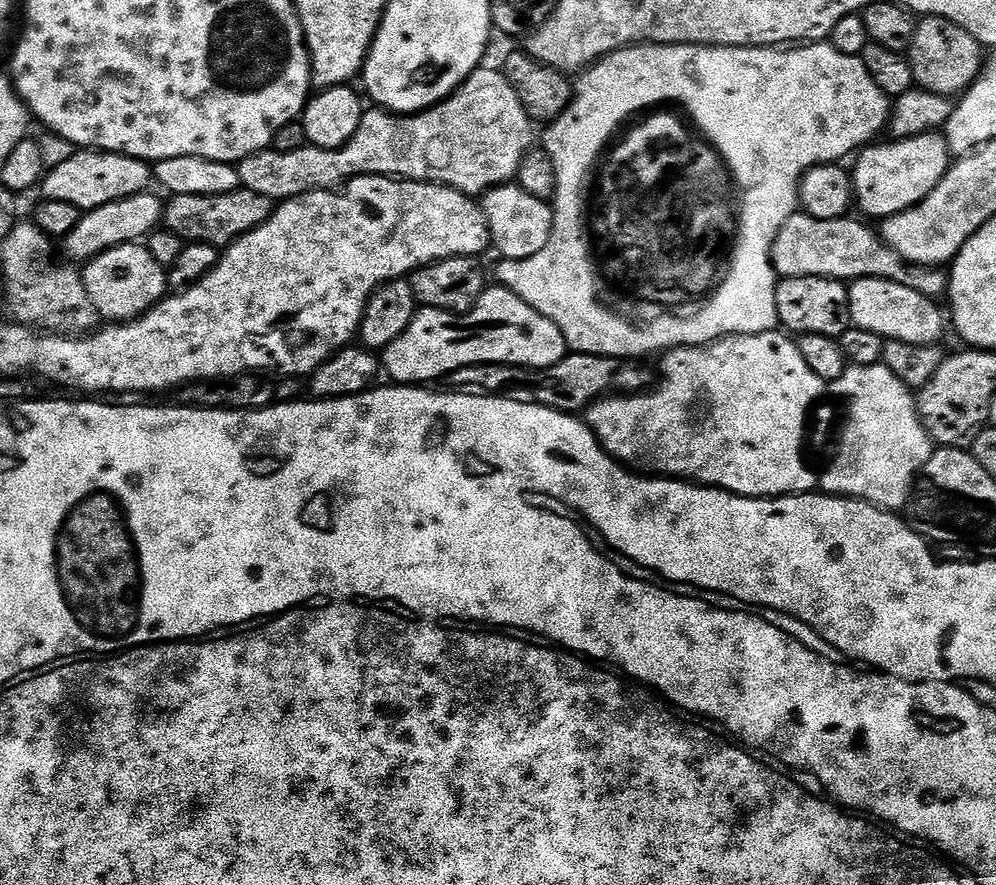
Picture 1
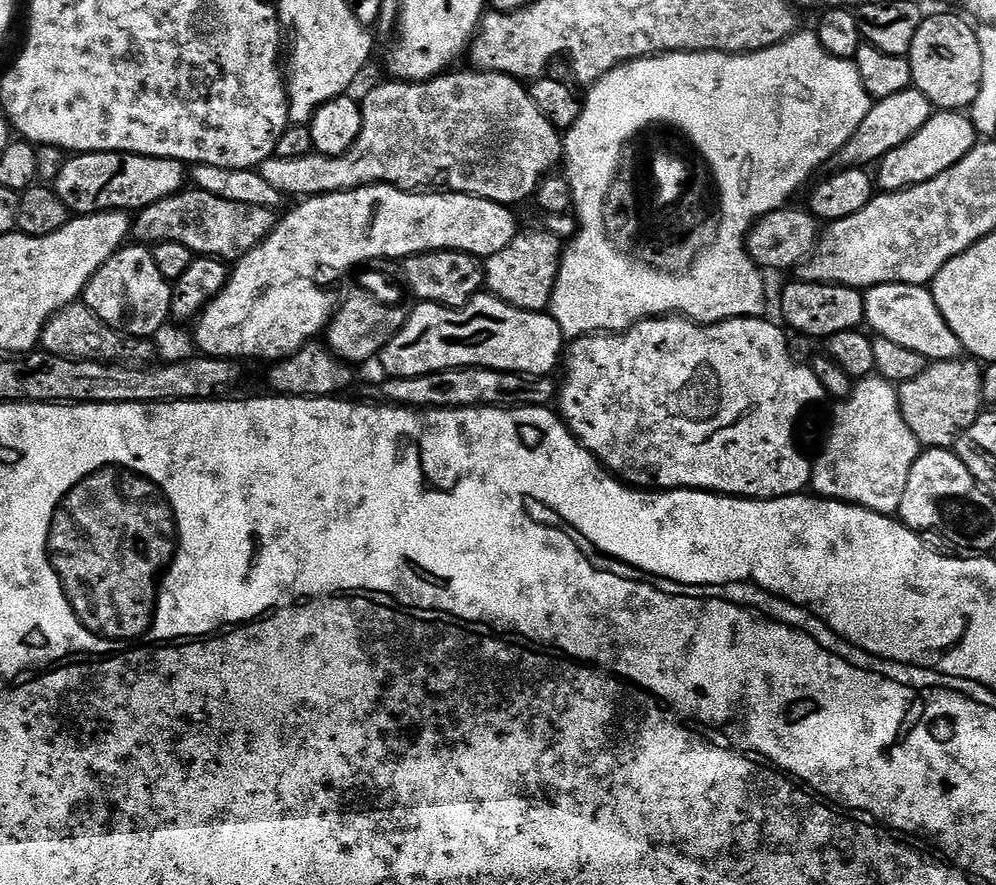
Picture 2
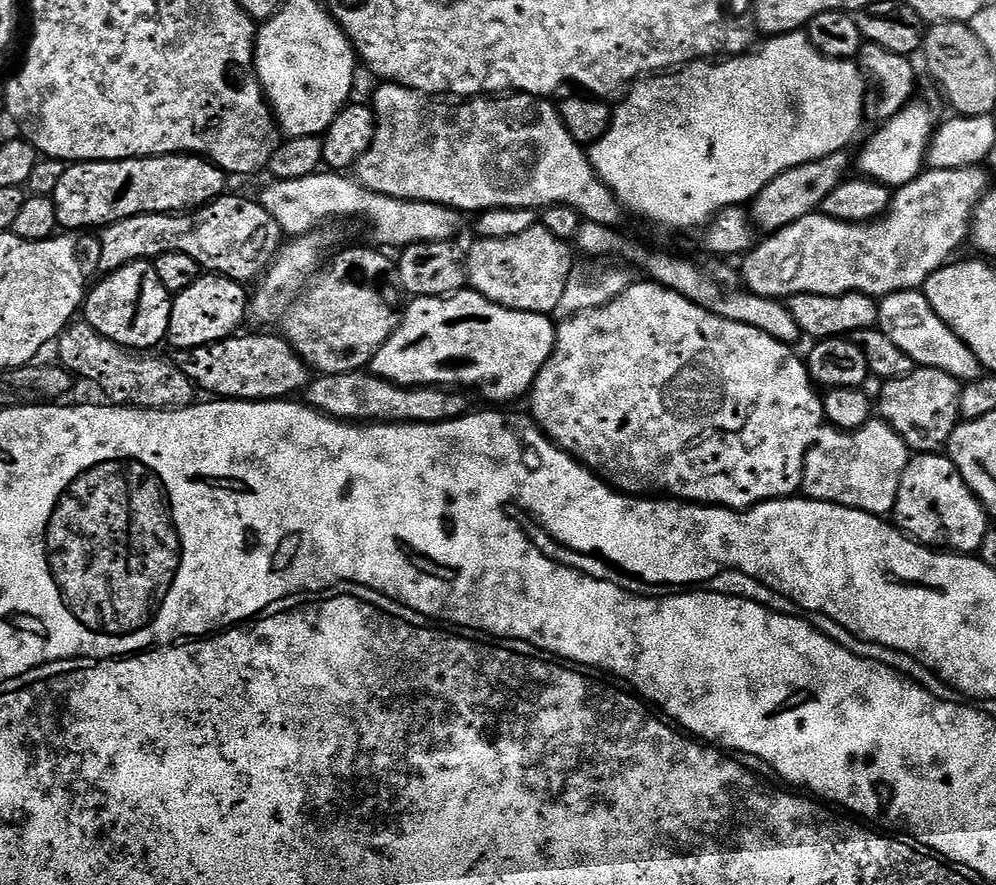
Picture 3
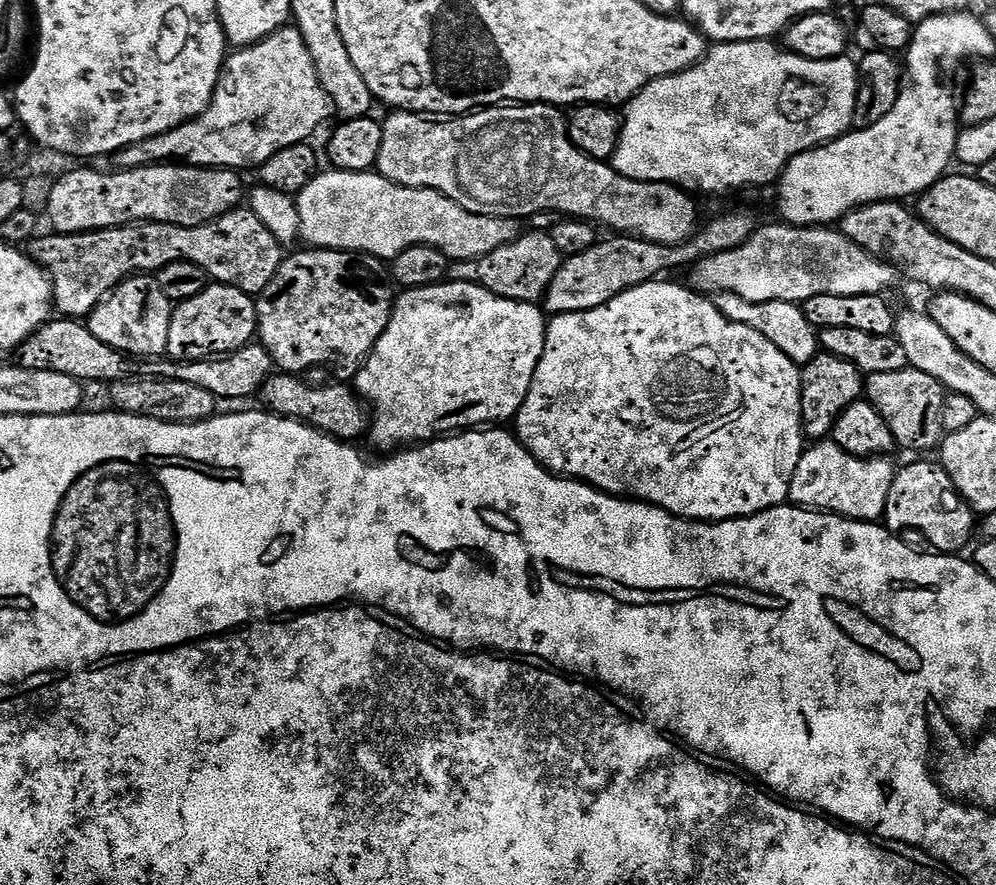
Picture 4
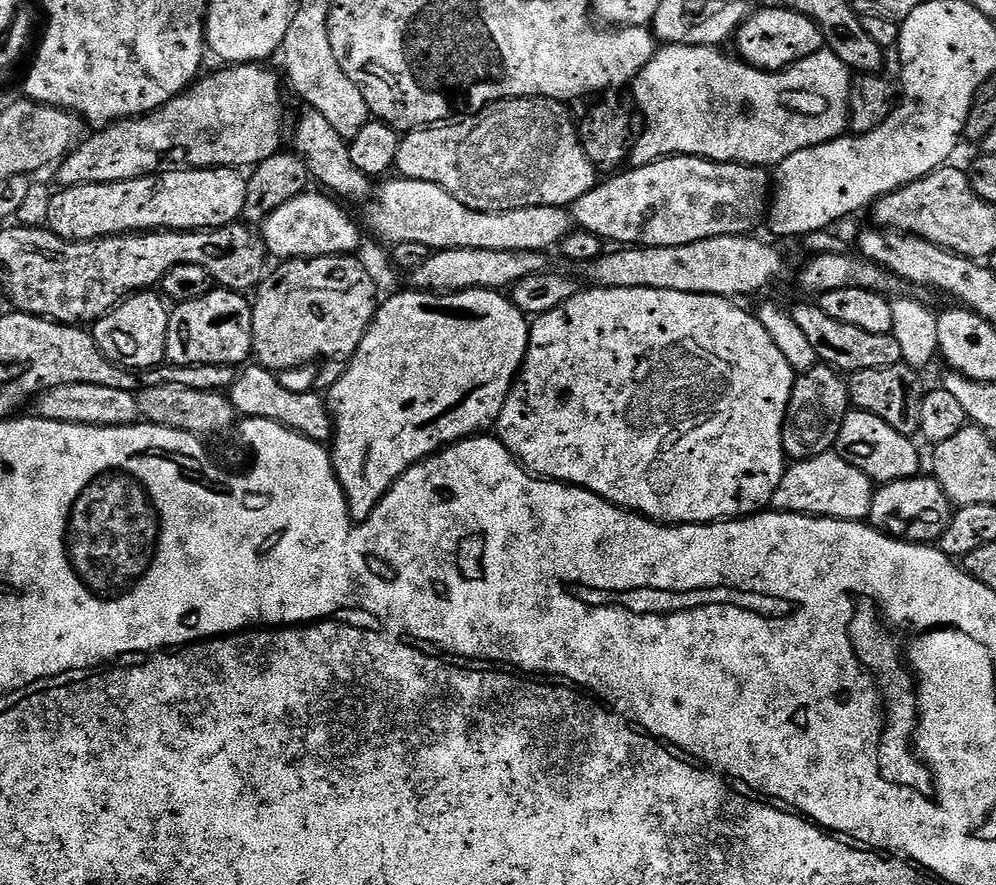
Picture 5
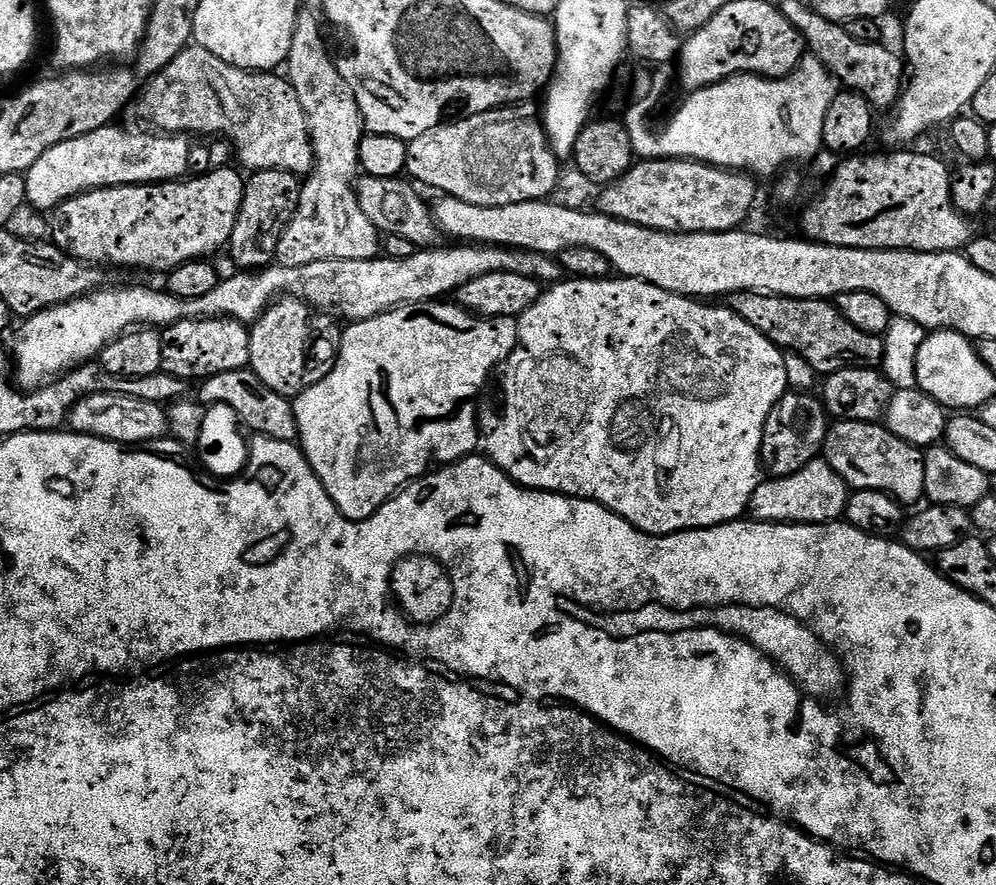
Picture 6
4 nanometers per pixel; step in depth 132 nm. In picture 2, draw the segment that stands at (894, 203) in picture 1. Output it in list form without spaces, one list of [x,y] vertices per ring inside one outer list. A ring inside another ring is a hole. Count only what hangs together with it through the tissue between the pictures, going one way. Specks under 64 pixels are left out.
[[[933,111],[930,122],[926,122],[926,126],[922,126],[922,130],[918,130],[918,134],[910,138],[910,142],[902,142],[898,150],[890,150],[890,154],[880,159],[874,172],[875,179],[879,187],[886,192],[900,192],[904,188],[913,188],[916,184],[938,178],[938,174],[962,162],[962,158],[966,158],[966,154],[970,154],[970,150],[976,147],[977,143],[976,128],[963,111]]]

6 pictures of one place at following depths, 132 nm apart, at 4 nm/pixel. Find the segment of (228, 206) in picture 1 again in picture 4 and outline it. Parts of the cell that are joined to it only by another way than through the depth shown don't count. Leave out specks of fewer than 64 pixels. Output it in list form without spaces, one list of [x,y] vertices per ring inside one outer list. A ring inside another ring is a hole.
[[[237,206],[217,220],[198,226],[178,226],[163,224],[153,220],[139,224],[123,224],[117,228],[100,228],[96,232],[76,232],[73,236],[51,234],[52,236],[37,235],[30,244],[30,255],[52,280],[52,303],[55,311],[64,318],[86,318],[101,304],[107,296],[124,280],[141,274],[161,272],[179,260],[194,262],[194,266],[202,266],[209,277],[217,284],[229,284],[249,294],[258,294],[274,278],[278,266],[284,261],[285,249],[266,230],[266,226],[254,214],[251,207]]]

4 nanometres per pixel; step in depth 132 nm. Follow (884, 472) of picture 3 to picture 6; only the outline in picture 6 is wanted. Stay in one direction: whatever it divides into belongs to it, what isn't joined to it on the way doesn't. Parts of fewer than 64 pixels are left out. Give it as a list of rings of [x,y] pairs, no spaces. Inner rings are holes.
[[[811,460],[793,476],[761,479],[748,504],[751,519],[764,524],[831,524],[843,517],[850,489],[827,460]]]

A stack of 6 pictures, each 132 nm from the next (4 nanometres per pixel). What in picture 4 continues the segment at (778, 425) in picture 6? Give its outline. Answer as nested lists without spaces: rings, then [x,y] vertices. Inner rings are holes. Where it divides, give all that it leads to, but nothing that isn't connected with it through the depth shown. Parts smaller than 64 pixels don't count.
[[[819,351],[809,364],[800,368],[800,421],[804,423],[804,435],[809,441],[820,442],[831,437],[832,427],[838,422],[840,415],[852,404],[857,403],[865,395],[866,376],[854,362],[846,362],[846,358],[838,358],[826,351]]]

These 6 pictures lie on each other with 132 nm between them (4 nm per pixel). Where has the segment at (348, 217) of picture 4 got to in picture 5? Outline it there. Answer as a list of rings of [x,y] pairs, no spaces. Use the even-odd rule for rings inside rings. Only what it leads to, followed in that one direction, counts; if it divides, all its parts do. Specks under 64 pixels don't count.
[[[385,179],[381,188],[379,185],[374,199],[367,205],[368,213],[364,216],[365,221],[363,220],[366,228],[368,223],[369,230],[378,239],[389,240],[389,245],[392,246],[402,242],[418,242],[430,250],[469,248],[544,252],[548,248],[555,249],[574,228],[572,217],[562,208],[534,206],[505,212],[479,212],[462,206],[458,198],[430,182],[392,179]]]

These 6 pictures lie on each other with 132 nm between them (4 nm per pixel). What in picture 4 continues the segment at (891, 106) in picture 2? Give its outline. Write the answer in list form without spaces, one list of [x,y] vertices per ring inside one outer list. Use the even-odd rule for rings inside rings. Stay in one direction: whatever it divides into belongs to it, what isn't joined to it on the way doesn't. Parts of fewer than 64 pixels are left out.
[[[736,208],[725,216],[714,217],[707,224],[708,221],[681,244],[646,242],[639,236],[623,234],[609,235],[609,240],[597,239],[590,250],[582,250],[582,254],[574,254],[563,261],[543,296],[543,311],[553,317],[594,310],[594,306],[606,306],[610,298],[618,298],[618,294],[626,290],[649,284],[651,280],[668,274],[664,272],[672,272],[675,268],[687,269],[702,258],[737,248],[749,240],[758,227],[755,214],[748,208]]]

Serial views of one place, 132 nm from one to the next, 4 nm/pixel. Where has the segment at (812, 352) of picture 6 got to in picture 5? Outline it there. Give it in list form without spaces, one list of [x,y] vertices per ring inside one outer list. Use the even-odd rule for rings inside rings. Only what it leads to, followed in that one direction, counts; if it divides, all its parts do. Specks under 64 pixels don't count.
[[[816,302],[791,306],[790,313],[795,325],[806,334],[806,338],[810,338],[810,346],[814,346],[817,361],[828,364],[841,374],[901,363],[902,350],[898,346],[898,340],[890,334],[866,334],[866,330],[858,330],[858,326],[842,326],[842,322],[826,318],[826,314],[822,314],[819,303]]]

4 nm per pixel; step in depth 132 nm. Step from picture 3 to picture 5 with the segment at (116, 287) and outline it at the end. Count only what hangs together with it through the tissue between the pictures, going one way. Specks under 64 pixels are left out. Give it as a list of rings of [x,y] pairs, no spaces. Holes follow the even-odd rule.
[[[145,290],[123,300],[113,312],[107,312],[95,321],[90,331],[98,350],[102,350],[110,363],[120,368],[131,368],[133,372],[146,372],[165,363],[169,311],[169,305],[155,291]]]

